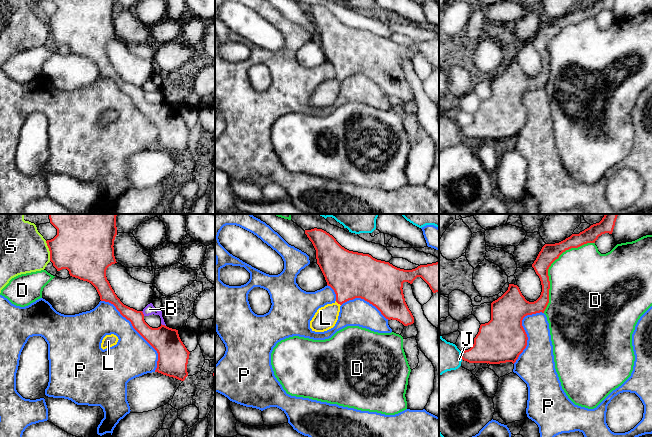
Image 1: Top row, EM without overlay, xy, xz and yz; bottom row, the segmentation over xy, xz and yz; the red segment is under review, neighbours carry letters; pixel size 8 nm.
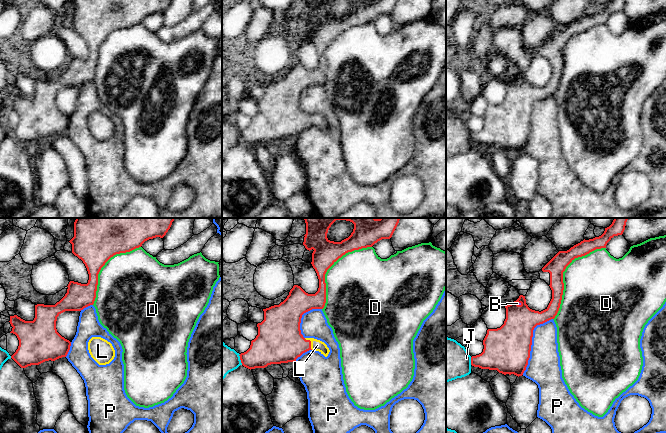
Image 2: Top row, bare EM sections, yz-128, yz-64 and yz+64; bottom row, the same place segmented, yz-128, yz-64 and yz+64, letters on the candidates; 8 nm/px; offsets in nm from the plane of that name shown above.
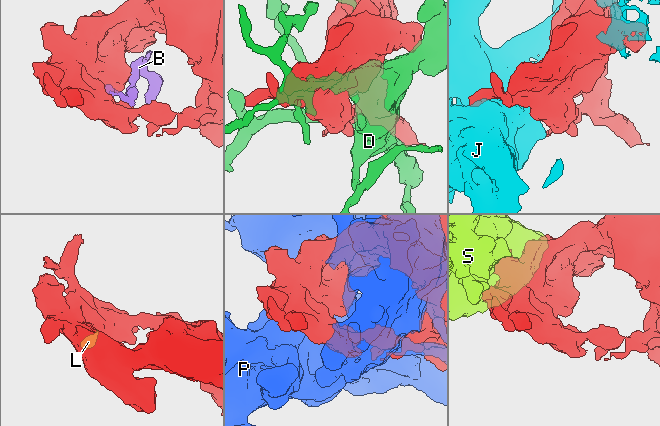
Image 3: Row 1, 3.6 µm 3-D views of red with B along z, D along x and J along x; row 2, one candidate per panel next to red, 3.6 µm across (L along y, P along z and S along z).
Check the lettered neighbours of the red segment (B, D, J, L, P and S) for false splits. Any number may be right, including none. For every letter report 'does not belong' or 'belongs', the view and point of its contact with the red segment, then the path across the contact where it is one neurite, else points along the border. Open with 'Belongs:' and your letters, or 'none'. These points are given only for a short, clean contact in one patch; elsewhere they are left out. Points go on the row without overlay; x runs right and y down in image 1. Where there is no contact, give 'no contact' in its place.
Belongs: L, S
B: does not belong; contact xy (142, 89)
D: does not belong; contact yz (549, 42)
J: does not belong; contact yz (461, 132)
L: belongs; contact xz (338, 79); way xz (351, 51), (338, 79), (325, 94)
P: does not belong; contact xy (137, 107)
S: belongs; contact xy (49, 26)

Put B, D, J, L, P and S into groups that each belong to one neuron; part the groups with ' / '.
B / D / J / L S / P

